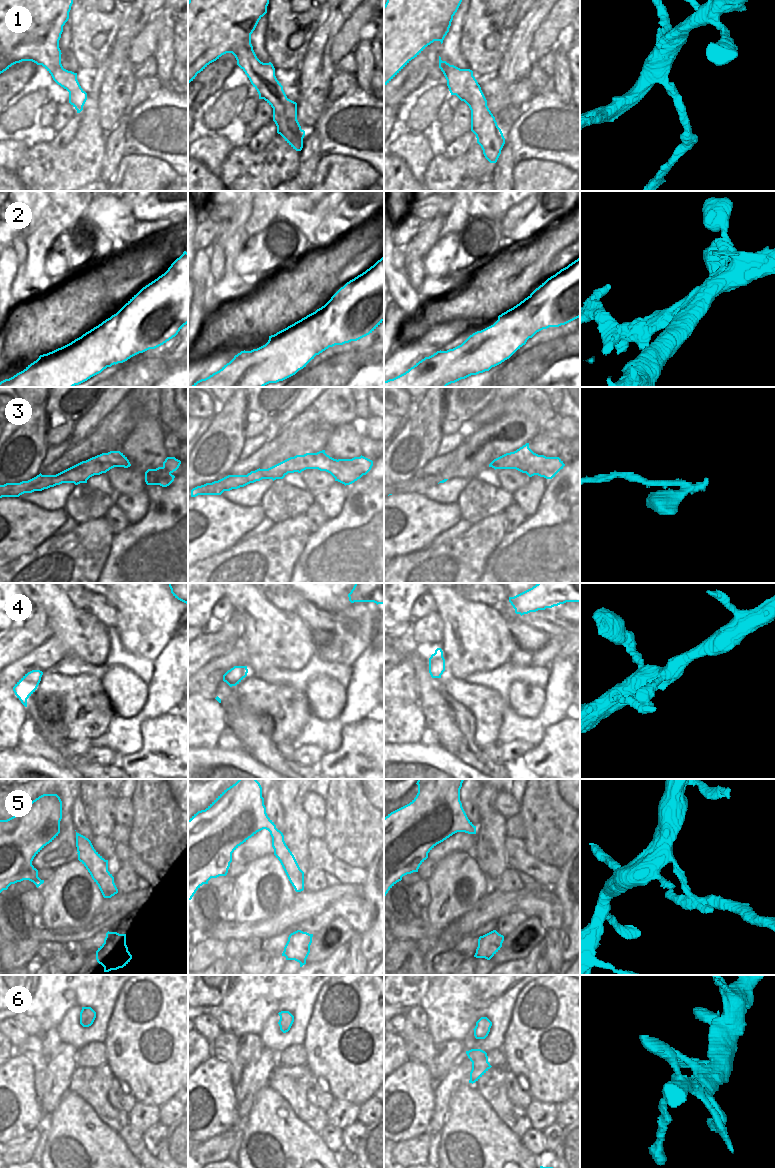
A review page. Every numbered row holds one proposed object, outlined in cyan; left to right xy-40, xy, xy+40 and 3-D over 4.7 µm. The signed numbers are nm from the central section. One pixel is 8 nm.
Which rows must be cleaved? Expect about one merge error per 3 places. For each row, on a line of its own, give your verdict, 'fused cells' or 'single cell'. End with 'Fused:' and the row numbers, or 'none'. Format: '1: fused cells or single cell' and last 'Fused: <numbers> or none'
1: fused cells
2: fused cells
3: fused cells
4: single cell
5: fused cells
6: single cell
Fused: 1, 2, 3, 5

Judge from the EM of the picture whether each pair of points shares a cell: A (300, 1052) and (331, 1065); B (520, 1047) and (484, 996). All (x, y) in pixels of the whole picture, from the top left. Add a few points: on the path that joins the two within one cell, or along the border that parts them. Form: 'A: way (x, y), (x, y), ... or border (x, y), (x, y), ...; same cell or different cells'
A: border (302, 1044), (305, 1050), (306, 1064); different cells
B: border (514, 1006), (501, 1048); different cells

